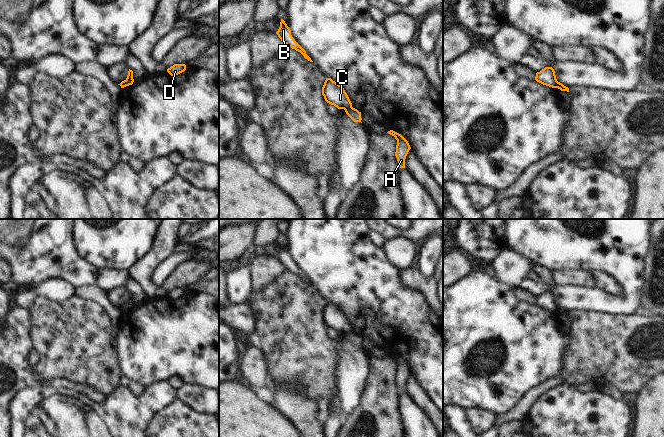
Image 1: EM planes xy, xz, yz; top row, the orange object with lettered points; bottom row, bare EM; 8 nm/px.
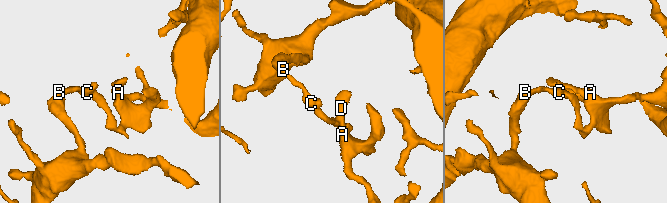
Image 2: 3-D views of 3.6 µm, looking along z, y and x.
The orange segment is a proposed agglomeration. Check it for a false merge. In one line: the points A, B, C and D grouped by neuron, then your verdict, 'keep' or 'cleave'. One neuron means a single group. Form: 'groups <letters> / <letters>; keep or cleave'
groups A D / B C; cleave

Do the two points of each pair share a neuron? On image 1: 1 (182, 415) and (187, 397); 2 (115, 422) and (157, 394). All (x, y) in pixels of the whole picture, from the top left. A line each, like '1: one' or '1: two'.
1: two
2: one

